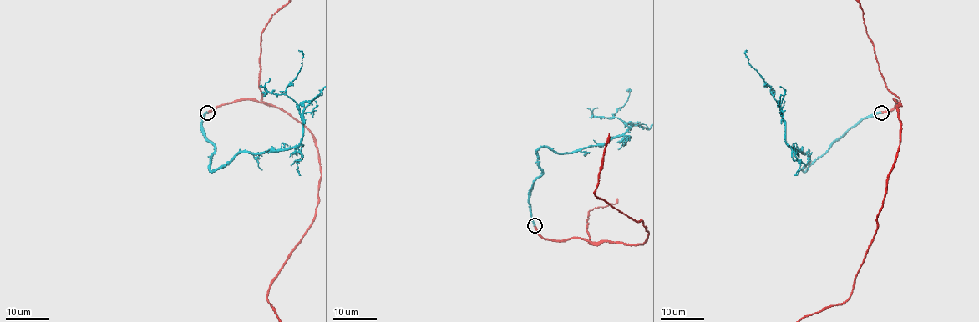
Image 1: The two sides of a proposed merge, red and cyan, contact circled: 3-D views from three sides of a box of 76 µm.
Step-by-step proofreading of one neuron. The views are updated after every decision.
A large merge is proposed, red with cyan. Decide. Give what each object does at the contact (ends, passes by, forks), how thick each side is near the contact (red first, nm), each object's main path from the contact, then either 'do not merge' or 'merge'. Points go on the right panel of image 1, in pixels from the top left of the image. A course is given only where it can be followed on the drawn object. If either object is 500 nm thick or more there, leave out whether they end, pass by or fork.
red ends; cyan ends; calibres 320 and 360 nm; course red (882, 113), (894, 106), (894, 99), (900, 100), (879, 70), (862, 10); course cyan (880, 113), (850, 127), (804, 170), (809, 153), (785, 142), (781, 109), (784, 91), (763, 73), (760, 82); merge

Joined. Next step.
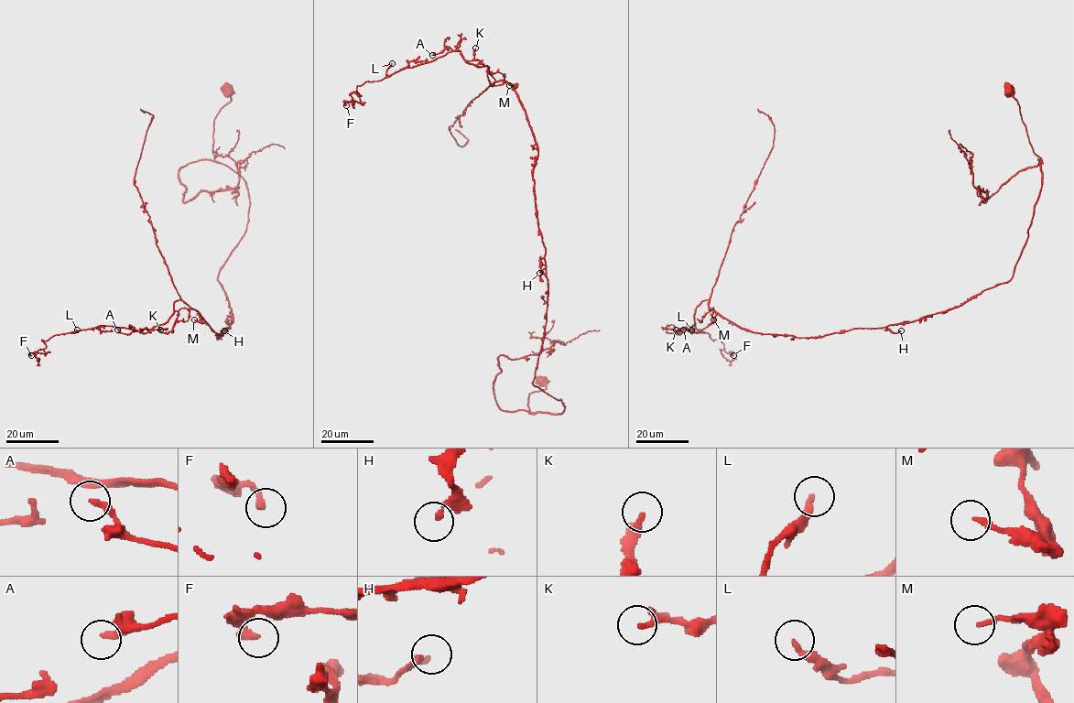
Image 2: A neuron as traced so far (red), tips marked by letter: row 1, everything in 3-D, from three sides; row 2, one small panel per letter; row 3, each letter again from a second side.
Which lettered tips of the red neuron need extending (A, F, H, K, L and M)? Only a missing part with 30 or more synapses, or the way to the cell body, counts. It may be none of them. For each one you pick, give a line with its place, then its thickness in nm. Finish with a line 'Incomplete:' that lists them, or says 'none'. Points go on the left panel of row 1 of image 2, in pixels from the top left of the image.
K: (160, 329) | 260 nm
Incomplete: K

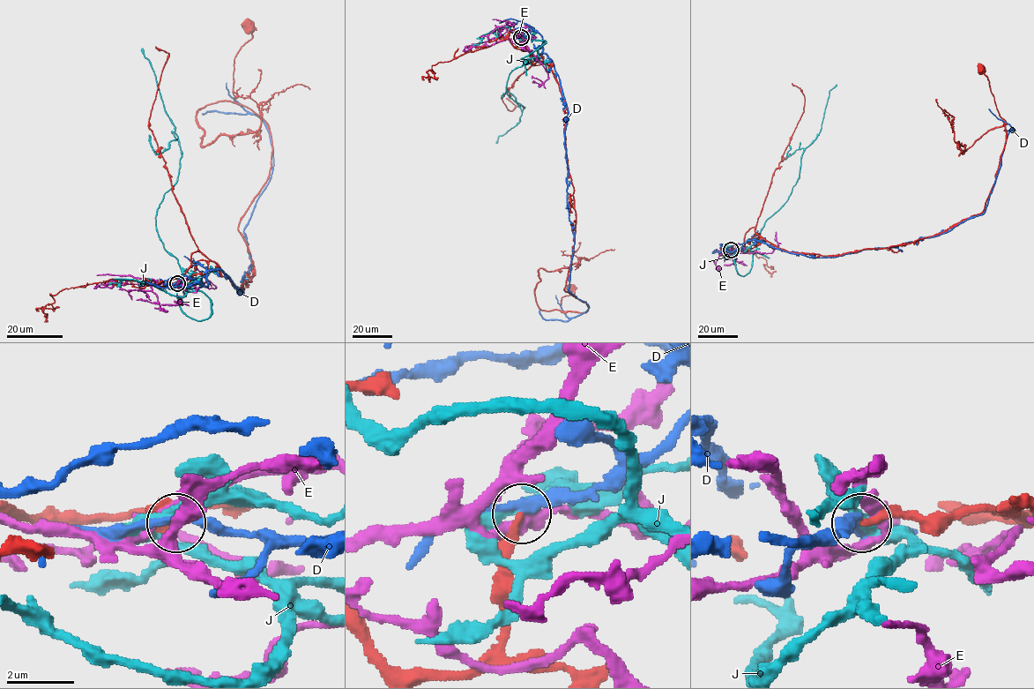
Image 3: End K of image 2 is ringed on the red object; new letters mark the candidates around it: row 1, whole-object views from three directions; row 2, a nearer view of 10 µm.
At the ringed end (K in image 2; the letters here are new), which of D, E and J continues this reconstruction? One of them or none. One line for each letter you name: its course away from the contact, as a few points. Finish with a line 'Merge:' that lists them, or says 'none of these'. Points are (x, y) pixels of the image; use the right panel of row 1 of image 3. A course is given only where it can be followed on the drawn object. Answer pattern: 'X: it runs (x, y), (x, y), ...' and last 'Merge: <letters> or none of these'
Merge: none of these

